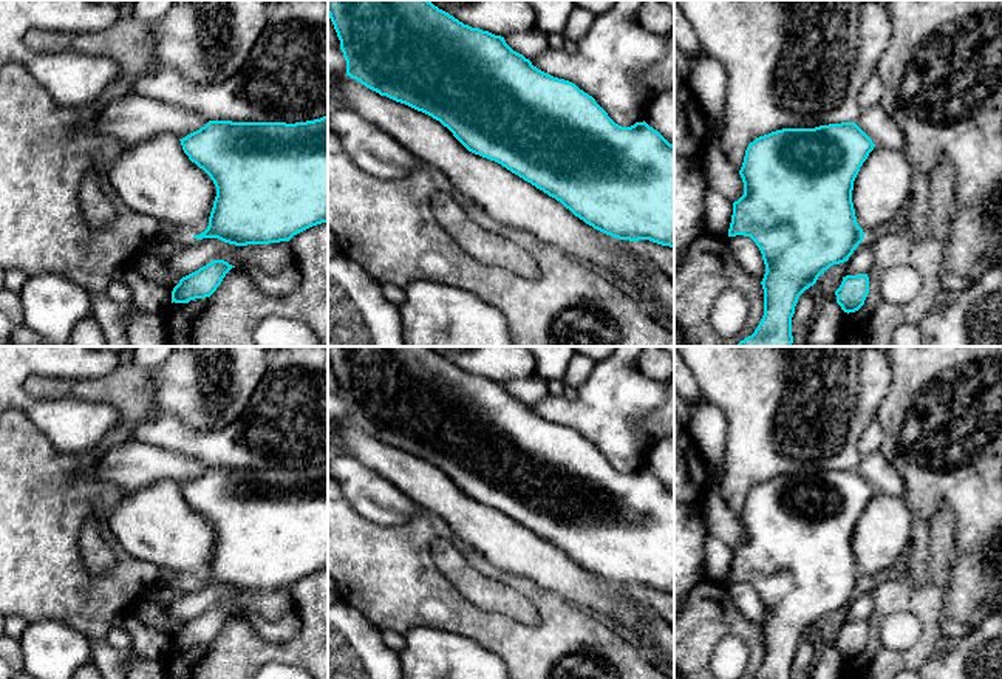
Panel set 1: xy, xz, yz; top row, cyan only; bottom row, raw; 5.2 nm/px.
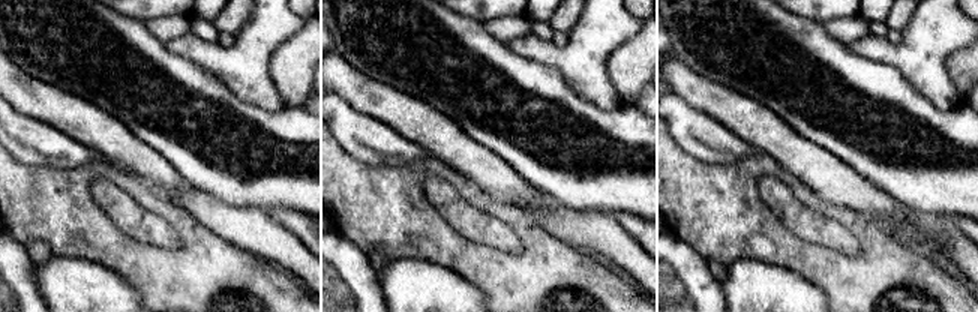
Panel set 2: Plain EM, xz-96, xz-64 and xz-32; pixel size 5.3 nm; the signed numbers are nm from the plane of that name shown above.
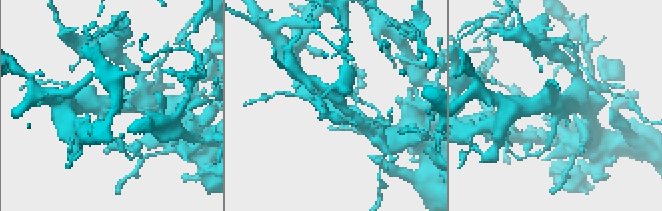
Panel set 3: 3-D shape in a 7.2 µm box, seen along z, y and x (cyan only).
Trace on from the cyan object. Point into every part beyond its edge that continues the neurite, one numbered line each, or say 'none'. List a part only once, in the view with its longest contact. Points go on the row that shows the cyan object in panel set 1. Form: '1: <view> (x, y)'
1: xz (503, 195)

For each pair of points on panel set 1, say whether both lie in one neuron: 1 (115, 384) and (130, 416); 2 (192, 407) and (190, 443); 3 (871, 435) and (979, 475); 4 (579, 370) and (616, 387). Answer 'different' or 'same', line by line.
1: same
2: different
3: different
4: different

